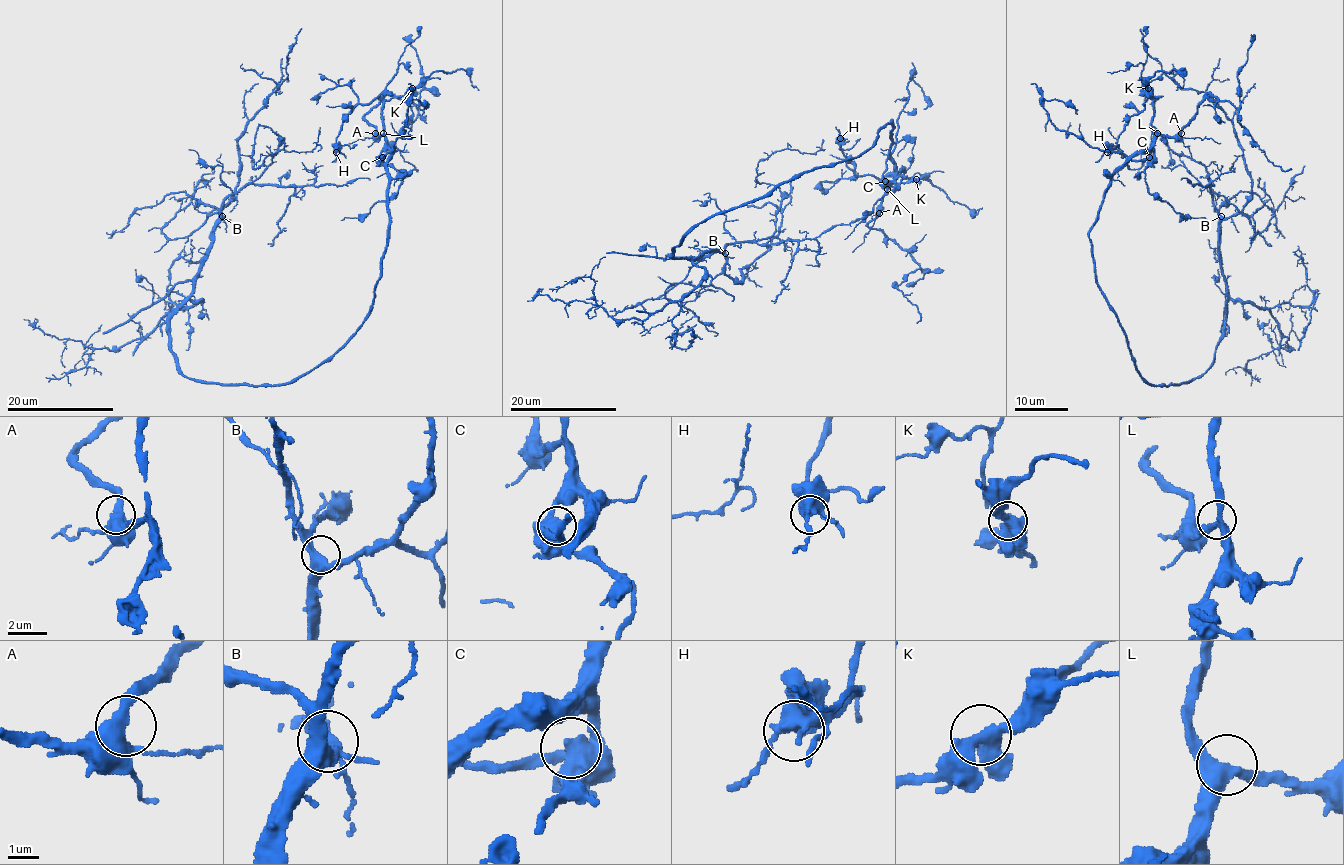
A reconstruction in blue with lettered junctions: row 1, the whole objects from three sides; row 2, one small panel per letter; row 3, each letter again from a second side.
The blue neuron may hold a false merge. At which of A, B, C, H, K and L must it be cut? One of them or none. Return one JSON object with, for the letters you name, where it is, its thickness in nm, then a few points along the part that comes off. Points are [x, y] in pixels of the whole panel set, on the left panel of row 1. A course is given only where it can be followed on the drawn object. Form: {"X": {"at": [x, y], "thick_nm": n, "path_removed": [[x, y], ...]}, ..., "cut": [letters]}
{"cut": []}

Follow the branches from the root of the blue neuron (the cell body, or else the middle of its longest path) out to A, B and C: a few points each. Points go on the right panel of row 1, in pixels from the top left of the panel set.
A: (1164, 385), (1137, 372), (1096, 279), (1089, 228), (1111, 177), (1159, 136), (1181, 133)
B: (1164, 385), (1199, 379), (1213, 360), (1224, 329), (1227, 291), (1221, 275), (1221, 216)
C: (1164, 385), (1149, 384), (1137, 372), (1127, 335), (1097, 283), (1089, 237), (1111, 176), (1127, 156), (1149, 157)

